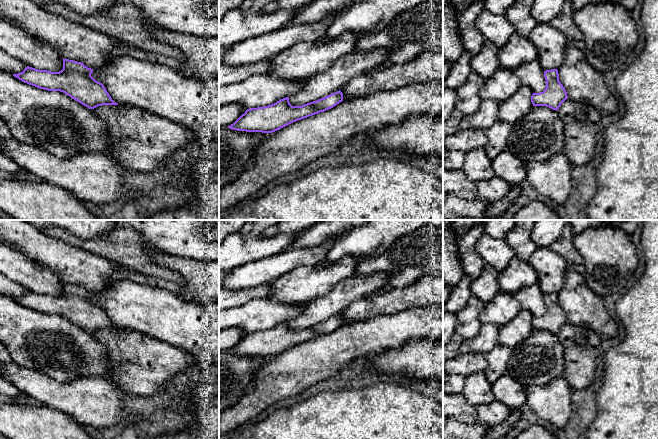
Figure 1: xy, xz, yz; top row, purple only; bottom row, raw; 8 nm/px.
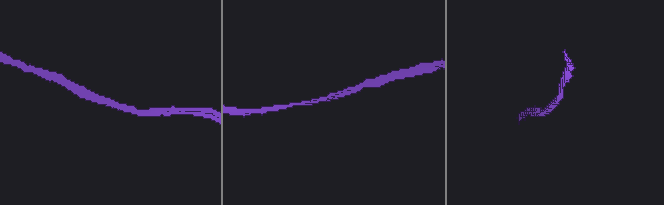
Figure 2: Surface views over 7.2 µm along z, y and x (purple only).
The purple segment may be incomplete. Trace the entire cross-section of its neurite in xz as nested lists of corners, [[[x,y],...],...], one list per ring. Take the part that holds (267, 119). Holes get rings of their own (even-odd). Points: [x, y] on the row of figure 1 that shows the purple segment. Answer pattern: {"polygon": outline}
{"polygon": [[[340,90],[302,106],[292,106],[289,97],[286,97],[268,106],[247,109],[228,128],[237,131],[272,133],[293,122],[331,109],[342,101],[343,94]]]}

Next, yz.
{"polygon": [[[557,69],[544,71],[546,88],[543,92],[533,93],[531,102],[533,106],[546,106],[558,110],[561,104],[568,98],[567,92],[559,81]]]}

